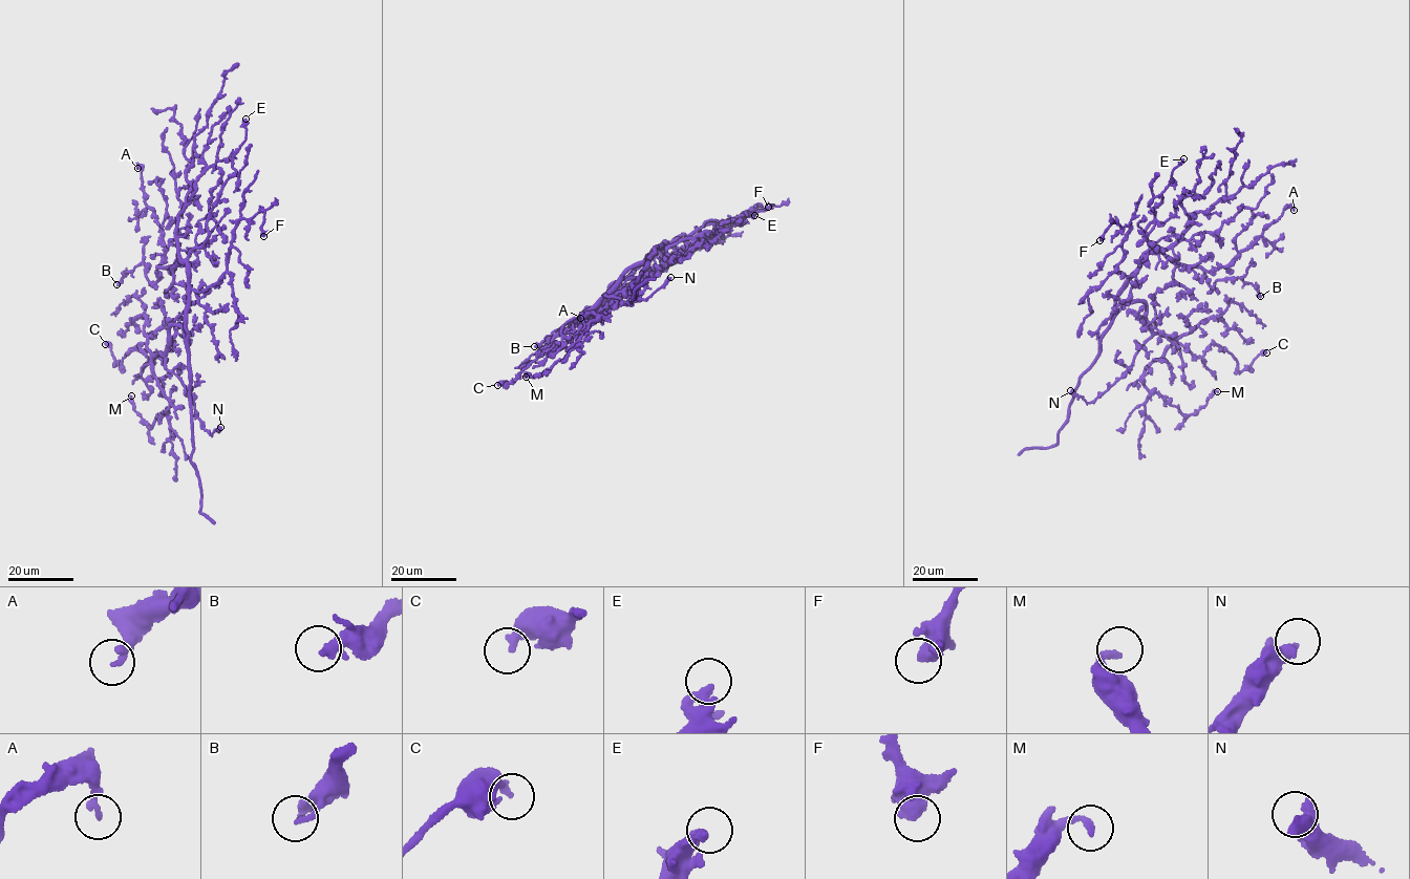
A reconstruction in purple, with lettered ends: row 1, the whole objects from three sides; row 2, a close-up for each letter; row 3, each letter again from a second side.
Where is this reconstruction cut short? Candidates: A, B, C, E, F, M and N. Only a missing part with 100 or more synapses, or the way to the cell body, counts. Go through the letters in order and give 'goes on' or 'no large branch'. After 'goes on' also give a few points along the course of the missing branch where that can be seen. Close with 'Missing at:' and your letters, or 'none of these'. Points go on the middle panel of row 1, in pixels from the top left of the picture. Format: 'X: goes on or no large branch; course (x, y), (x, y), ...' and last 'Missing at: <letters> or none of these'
A: no large branch
B: no large branch
C: no large branch
E: no large branch
F: no large branch
M: no large branch
N: no large branch
Missing at: none of these

